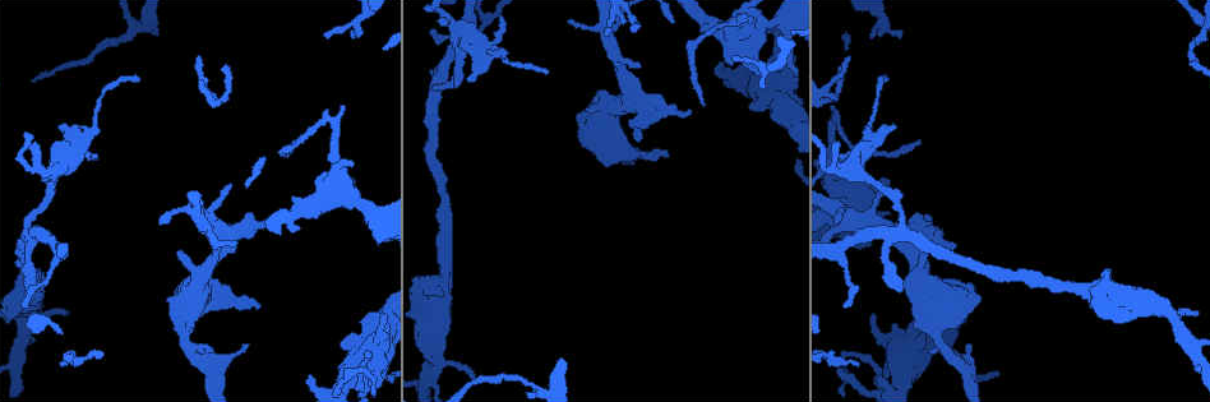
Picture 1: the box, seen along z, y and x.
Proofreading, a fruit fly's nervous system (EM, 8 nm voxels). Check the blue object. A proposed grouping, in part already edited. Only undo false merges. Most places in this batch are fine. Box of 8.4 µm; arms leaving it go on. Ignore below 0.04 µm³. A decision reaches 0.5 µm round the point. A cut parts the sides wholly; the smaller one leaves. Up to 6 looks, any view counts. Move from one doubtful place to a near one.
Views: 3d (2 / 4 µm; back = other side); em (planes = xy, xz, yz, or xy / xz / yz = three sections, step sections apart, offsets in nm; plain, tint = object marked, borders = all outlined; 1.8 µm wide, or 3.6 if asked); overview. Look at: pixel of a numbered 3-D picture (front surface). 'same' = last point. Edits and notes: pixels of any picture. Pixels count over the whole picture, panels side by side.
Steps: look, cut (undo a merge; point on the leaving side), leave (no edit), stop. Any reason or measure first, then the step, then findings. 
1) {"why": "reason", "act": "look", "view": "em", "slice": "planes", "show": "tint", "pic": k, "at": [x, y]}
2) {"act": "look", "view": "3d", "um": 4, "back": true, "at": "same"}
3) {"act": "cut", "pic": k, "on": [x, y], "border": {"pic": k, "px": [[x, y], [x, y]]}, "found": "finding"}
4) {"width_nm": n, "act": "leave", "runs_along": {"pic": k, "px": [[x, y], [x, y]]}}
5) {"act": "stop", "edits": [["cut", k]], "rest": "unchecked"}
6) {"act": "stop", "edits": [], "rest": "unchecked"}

{"why": "three-way junction", "act": "look", "view": "em", "slice": "planes", "show": "tint", "pic": 1, "at": [917, 254]}

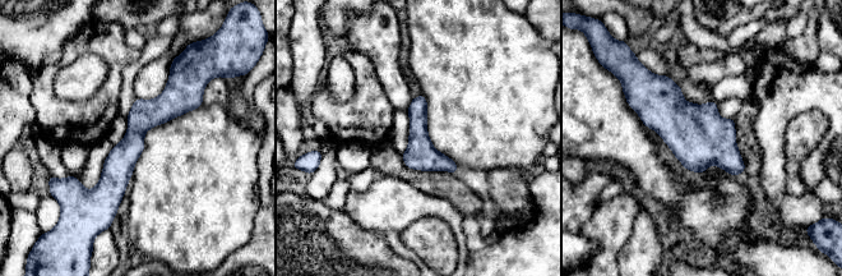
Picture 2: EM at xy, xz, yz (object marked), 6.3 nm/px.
{"act": "leave", "runs_along": {"pic": 2, "px": [[172, 73], [106, 210]]}, "found": "one neuron here"}

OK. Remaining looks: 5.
{"why": "branch point", "act": "look", "view": "3d", "um": 2, "pic": 1, "at": [905, 232]}

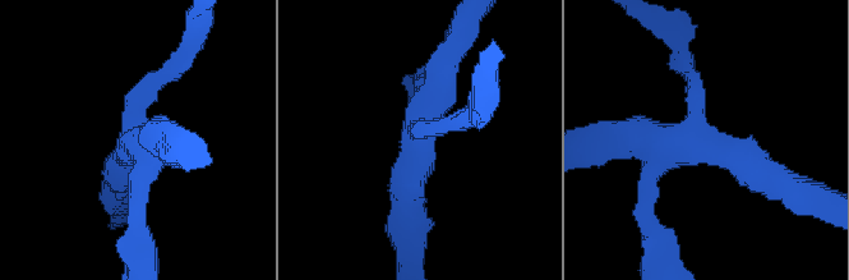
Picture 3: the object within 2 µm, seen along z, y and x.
{"why": "now the EM", "act": "look", "view": "em", "slice": "planes", "show": "plain", "pic": 3, "at": [420, 136]}

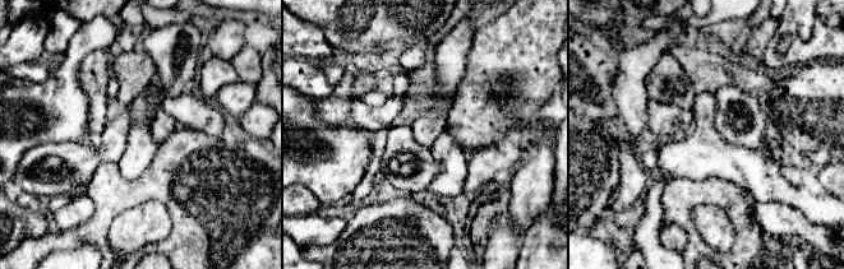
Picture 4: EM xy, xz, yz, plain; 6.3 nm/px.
{"why": "where the object lies", "act": "look", "view": "em", "slice": "planes", "show": "tint", "at": "same"}

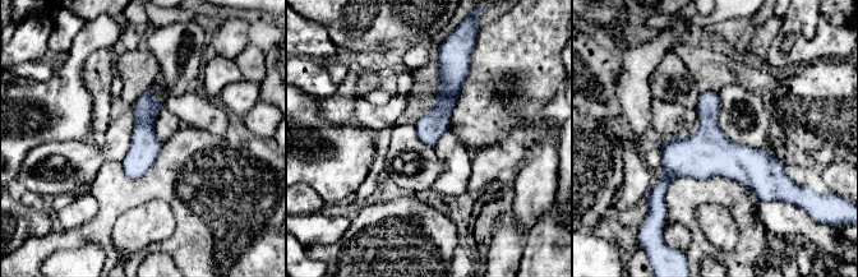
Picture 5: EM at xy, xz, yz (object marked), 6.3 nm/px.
{"act": "leave", "runs_along": {"pic": 5, "px": [[151, 91], [143, 152], [132, 175]]}, "found": "continuous, no second neuron"}

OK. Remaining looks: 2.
{"act": "stop", "edits": [], "rest": "unchecked"}

